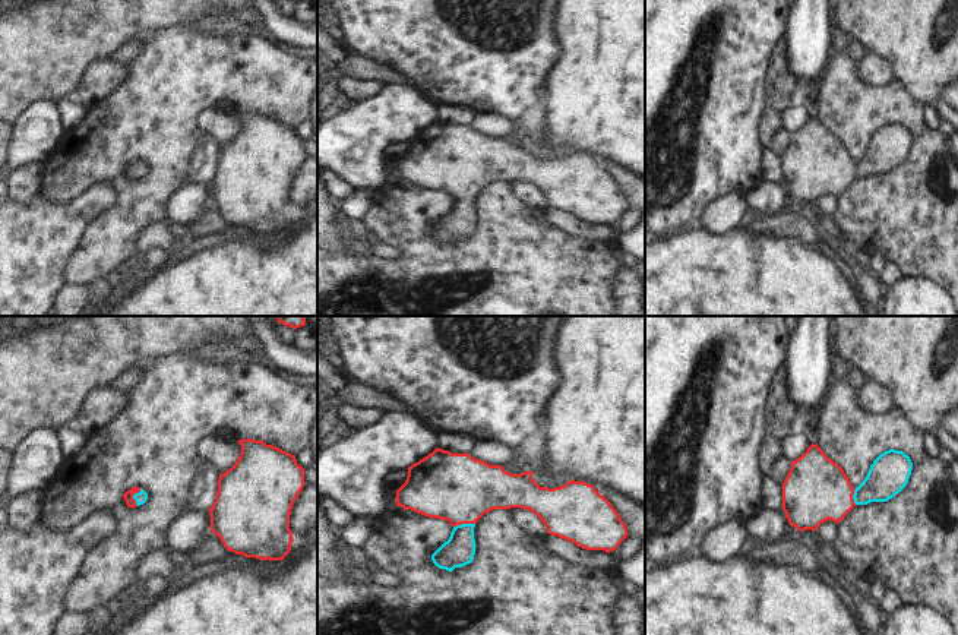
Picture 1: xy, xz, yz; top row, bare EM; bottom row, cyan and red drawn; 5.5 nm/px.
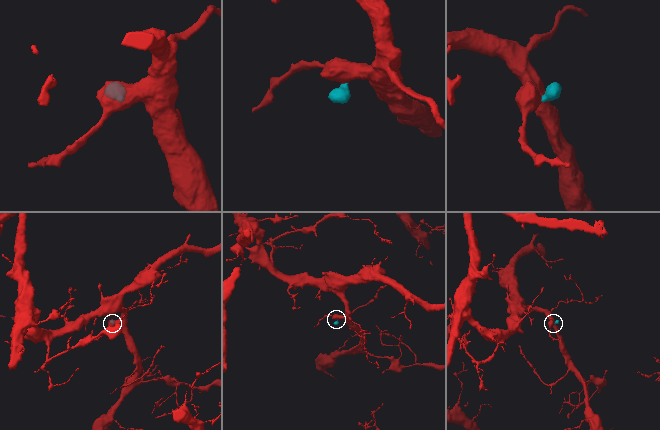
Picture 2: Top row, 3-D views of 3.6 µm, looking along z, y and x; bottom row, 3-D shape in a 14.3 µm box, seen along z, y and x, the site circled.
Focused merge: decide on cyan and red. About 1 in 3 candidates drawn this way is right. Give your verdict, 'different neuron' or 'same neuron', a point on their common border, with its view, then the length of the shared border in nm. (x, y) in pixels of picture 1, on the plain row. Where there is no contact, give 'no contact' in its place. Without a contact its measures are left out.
same neuron | xz (464, 196) | 120 nm

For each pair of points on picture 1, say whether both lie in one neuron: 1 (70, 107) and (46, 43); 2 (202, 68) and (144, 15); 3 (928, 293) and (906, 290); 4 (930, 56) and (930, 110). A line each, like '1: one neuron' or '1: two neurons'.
1: two neurons
2: two neurons
3: one neuron
4: two neurons

